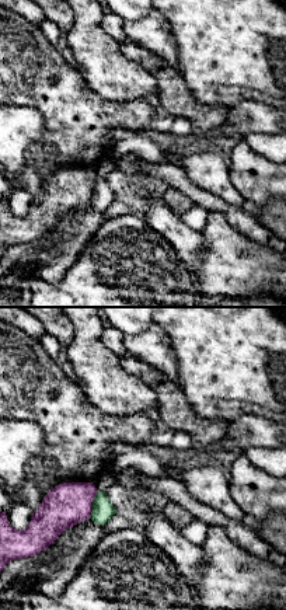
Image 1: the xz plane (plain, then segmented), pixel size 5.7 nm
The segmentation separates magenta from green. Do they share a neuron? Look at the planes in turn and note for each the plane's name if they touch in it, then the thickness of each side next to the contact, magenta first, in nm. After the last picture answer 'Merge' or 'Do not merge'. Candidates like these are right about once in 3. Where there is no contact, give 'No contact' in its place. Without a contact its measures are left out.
Touches magenta in xz. Thickness 240 nm (magenta) against 120 nm

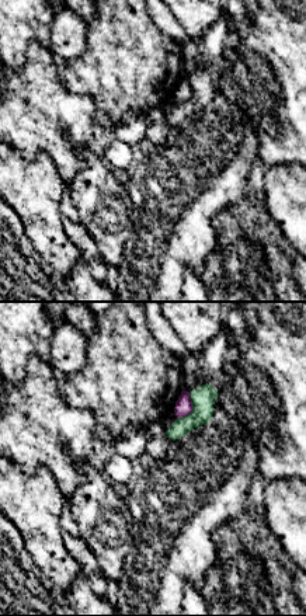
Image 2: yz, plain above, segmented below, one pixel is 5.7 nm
Touches magenta in yz. Thickness 100 nm (magenta) against 140 nm

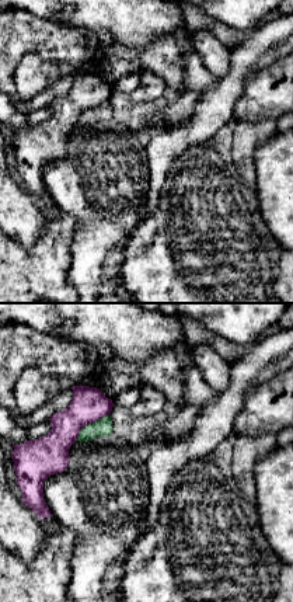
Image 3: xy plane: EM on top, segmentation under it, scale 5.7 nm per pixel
Touches magenta in xy. Thickness 200 nm (magenta) against 110 nm

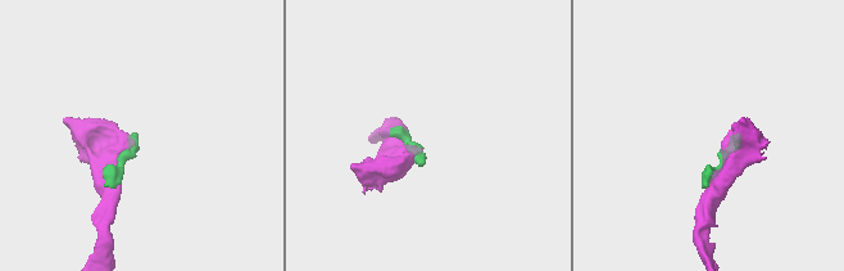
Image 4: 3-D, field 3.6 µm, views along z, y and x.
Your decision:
Do not merge

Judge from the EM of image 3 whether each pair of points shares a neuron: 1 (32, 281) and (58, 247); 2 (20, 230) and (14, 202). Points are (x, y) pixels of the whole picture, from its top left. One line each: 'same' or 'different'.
1: same
2: same

